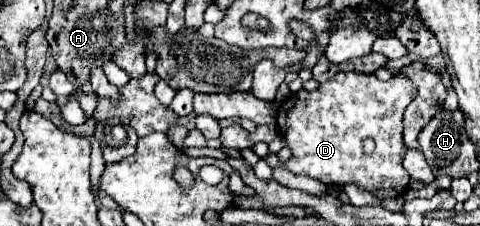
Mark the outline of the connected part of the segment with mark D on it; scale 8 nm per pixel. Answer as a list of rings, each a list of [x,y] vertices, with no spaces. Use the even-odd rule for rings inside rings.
[[[339,73],[331,77],[329,81],[321,83],[315,91],[297,91],[293,93],[285,103],[279,105],[277,109],[277,125],[279,131],[283,133],[289,149],[291,149],[291,159],[281,161],[279,157],[271,157],[267,163],[269,167],[283,167],[289,169],[295,175],[307,175],[313,177],[325,185],[357,185],[363,187],[365,191],[373,193],[377,199],[389,199],[389,197],[399,197],[405,193],[409,175],[401,165],[403,157],[403,129],[401,129],[401,117],[405,107],[415,99],[415,87],[405,75],[395,75],[389,81],[379,81],[375,75],[365,75],[365,73]],[[365,137],[375,139],[375,153],[365,155],[361,141]]]

